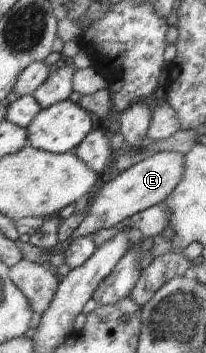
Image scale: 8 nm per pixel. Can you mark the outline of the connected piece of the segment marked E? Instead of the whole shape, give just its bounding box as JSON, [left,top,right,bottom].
[74,151,186,238]

